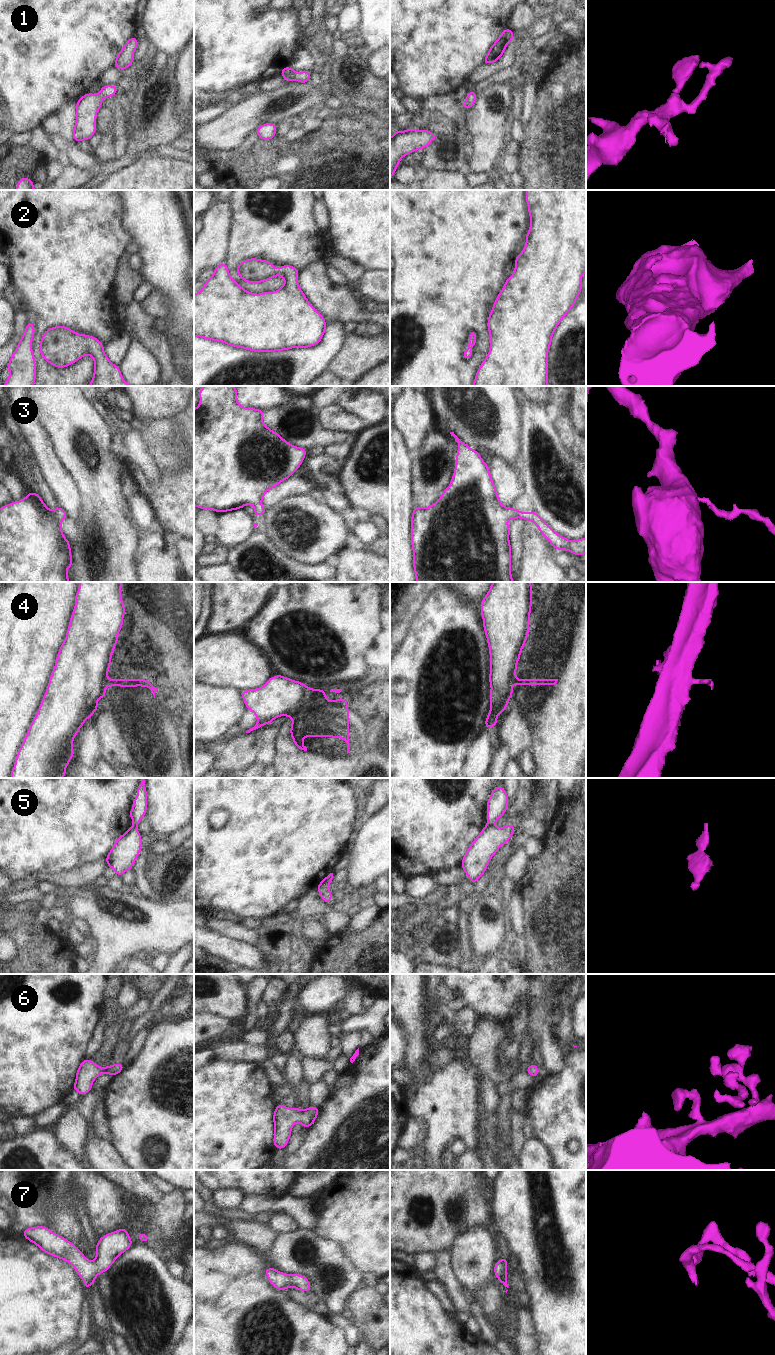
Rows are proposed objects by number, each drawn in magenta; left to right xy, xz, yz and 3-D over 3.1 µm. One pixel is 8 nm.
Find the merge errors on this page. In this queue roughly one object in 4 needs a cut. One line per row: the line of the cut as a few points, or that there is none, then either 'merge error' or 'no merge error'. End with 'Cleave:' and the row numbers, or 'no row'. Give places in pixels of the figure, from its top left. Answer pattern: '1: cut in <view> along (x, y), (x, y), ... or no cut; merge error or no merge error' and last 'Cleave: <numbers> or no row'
1: no cut; no merge error
2: no cut; no merge error
3: no cut; no merge error
4: cut in xz along (308, 687), (305, 691), (305, 696), (298, 705), (286, 714); merge error
5: cut in yz along (487, 825), (493, 826); merge error
6: no cut; no merge error
7: no cut; no merge error
Cleave: 4, 5

